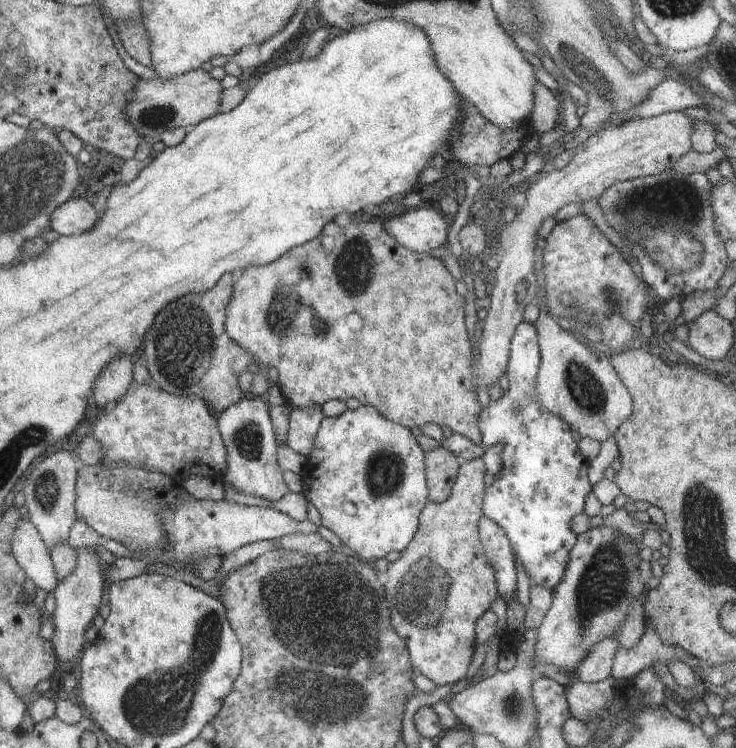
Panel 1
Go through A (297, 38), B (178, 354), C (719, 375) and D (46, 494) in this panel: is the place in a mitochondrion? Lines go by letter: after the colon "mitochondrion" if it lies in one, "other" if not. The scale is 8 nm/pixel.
A: other
B: mitochondrion
C: other
D: mitochondrion

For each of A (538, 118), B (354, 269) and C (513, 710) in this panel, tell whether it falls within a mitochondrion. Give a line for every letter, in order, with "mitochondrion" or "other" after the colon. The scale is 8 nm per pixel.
A: other
B: mitochondrion
C: mitochondrion

